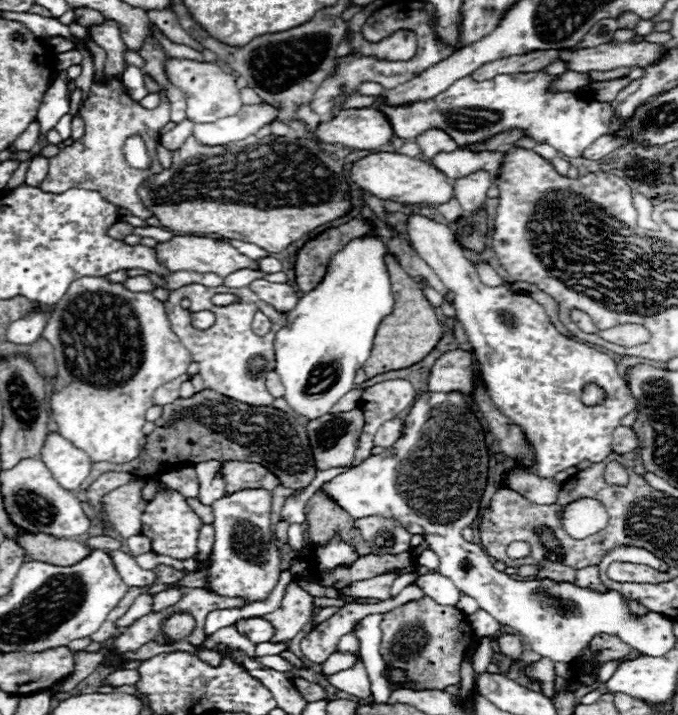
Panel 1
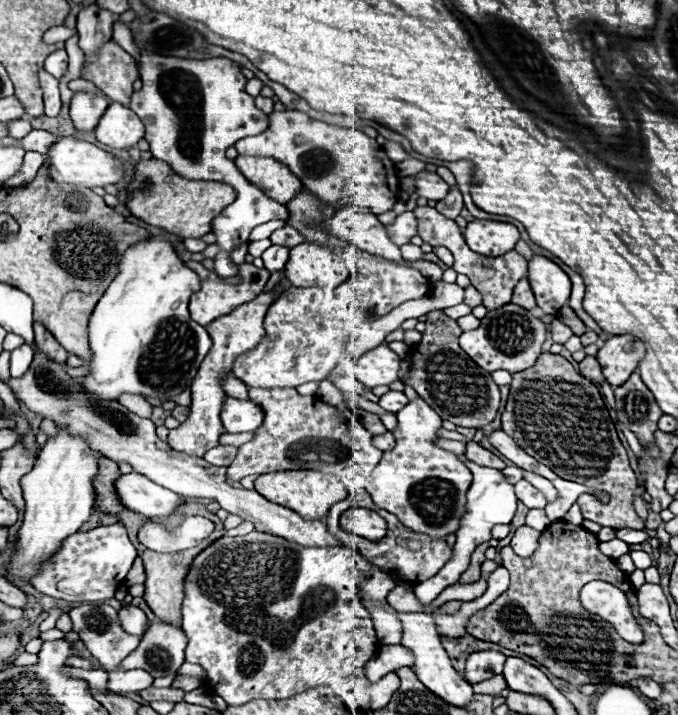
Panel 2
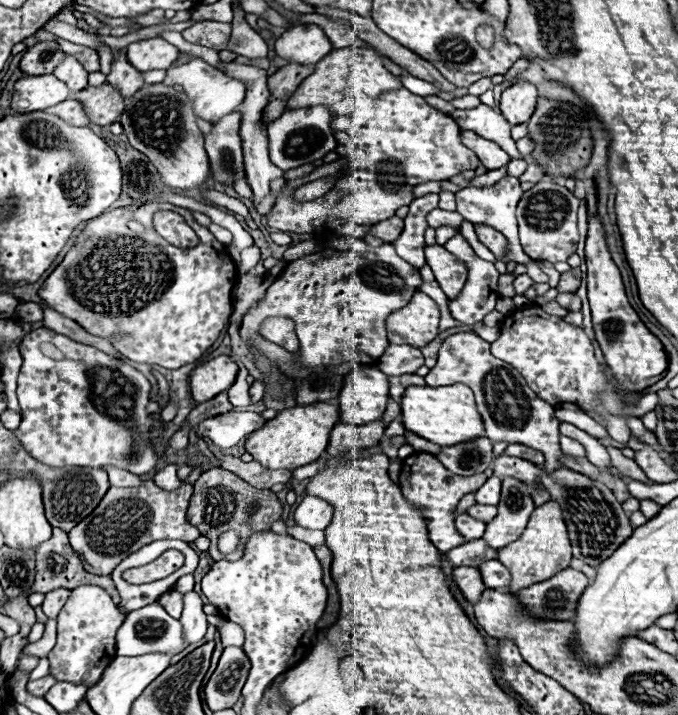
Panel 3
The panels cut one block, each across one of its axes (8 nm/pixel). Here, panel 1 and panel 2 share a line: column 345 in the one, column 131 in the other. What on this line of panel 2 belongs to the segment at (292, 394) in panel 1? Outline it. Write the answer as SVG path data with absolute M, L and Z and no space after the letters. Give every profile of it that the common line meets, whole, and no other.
M152 236L128 248L128 252L120 258L114 282L98 300L88 318L88 342L92 358L88 360L90 370L82 376L80 384L88 398L92 398L92 402L118 400L122 394L170 400L172 396L184 392L186 386L190 386L200 362L212 348L212 338L208 336L206 328L190 320L188 314L188 298L198 288L200 278L196 276L196 272L184 266L170 242Z

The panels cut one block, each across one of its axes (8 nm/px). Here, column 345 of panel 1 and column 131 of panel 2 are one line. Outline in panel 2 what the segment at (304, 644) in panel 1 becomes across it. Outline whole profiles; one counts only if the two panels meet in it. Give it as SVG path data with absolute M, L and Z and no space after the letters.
M128 604L128 606L124 606L124 608L118 612L118 616L120 616L120 624L124 626L126 632L130 632L130 634L134 634L134 636L142 636L142 634L144 634L146 614L144 614L140 608Z

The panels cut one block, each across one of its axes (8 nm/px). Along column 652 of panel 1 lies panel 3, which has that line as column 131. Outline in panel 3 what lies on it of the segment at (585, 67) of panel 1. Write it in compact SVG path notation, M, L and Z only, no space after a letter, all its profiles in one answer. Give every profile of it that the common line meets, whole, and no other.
M148 38L128 46L128 62L140 72L166 70L178 60L178 56L180 50L164 38Z

